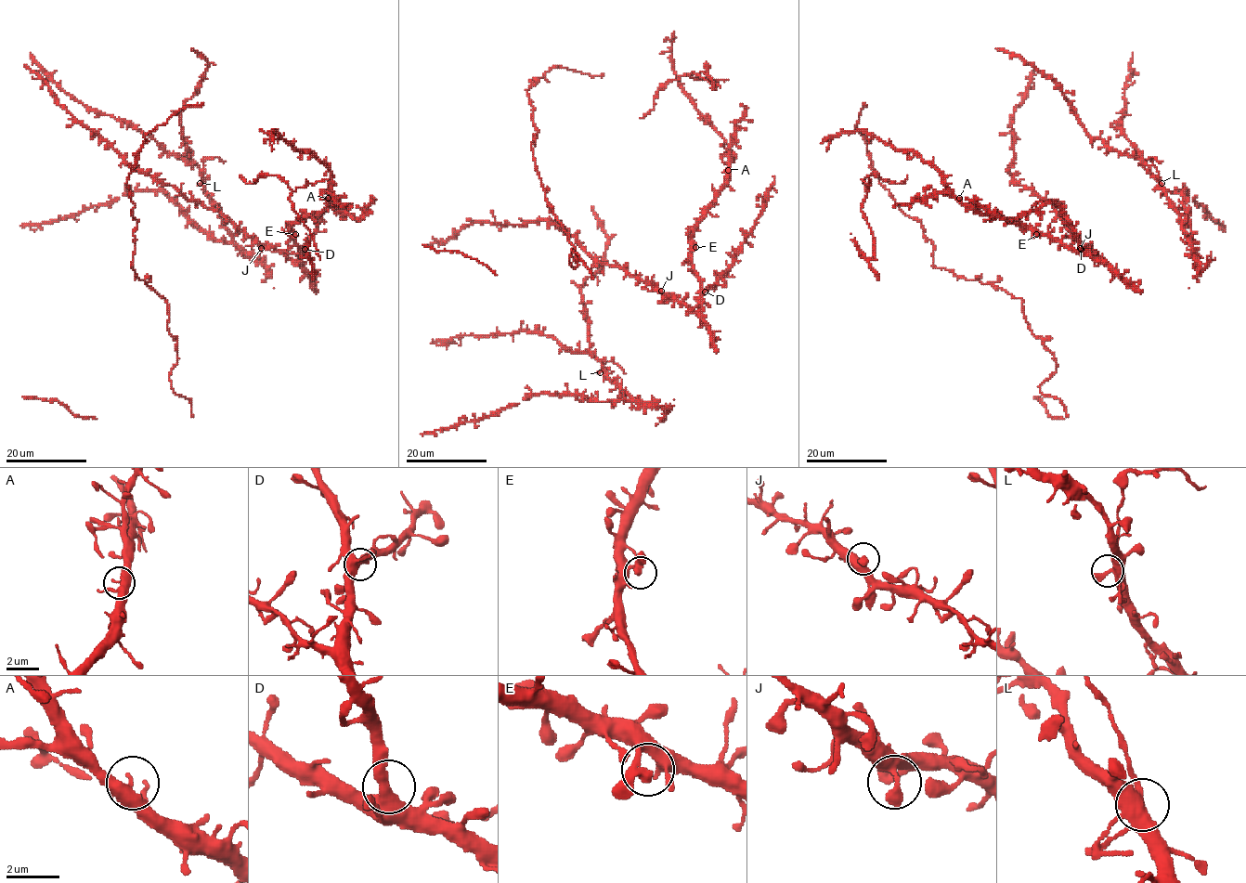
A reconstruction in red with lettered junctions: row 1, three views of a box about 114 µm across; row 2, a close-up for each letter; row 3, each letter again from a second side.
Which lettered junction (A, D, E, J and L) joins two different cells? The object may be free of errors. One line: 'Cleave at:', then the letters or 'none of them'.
Cleave at: L

